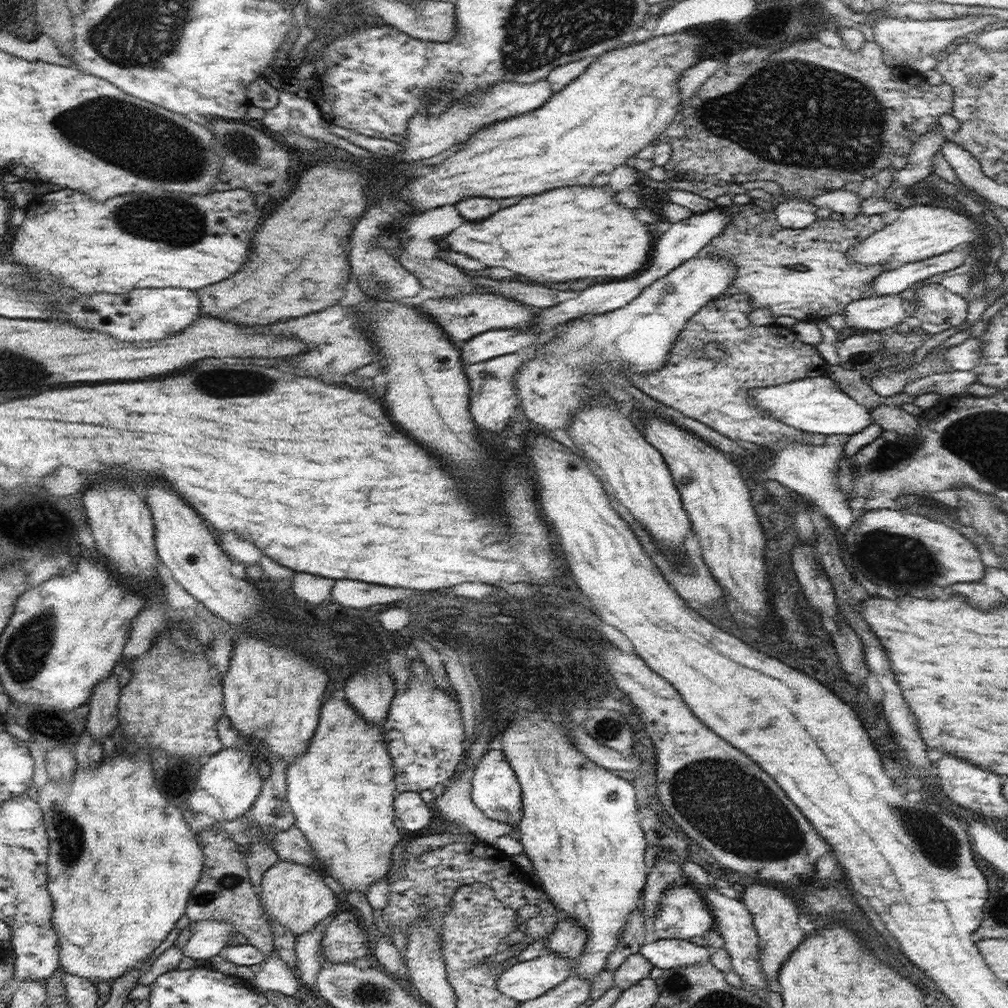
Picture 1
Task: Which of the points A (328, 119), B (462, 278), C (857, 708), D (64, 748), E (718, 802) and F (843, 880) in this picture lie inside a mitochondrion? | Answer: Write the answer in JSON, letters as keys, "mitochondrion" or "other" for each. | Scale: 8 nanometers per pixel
{"A":"other","B":"other","C":"other","D":"other","E":"mitochondrion","F":"other"}

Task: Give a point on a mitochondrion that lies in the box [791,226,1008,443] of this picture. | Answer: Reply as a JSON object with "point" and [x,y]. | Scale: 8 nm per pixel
{"point":[861,359]}

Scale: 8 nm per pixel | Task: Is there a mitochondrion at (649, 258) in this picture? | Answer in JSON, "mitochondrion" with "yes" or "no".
{"mitochondrion":"no"}

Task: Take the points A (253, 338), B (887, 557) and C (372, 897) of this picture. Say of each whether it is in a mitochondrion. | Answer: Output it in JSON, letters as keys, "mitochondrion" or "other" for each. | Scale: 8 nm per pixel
{"A":"other","B":"mitochondrion","C":"other"}

